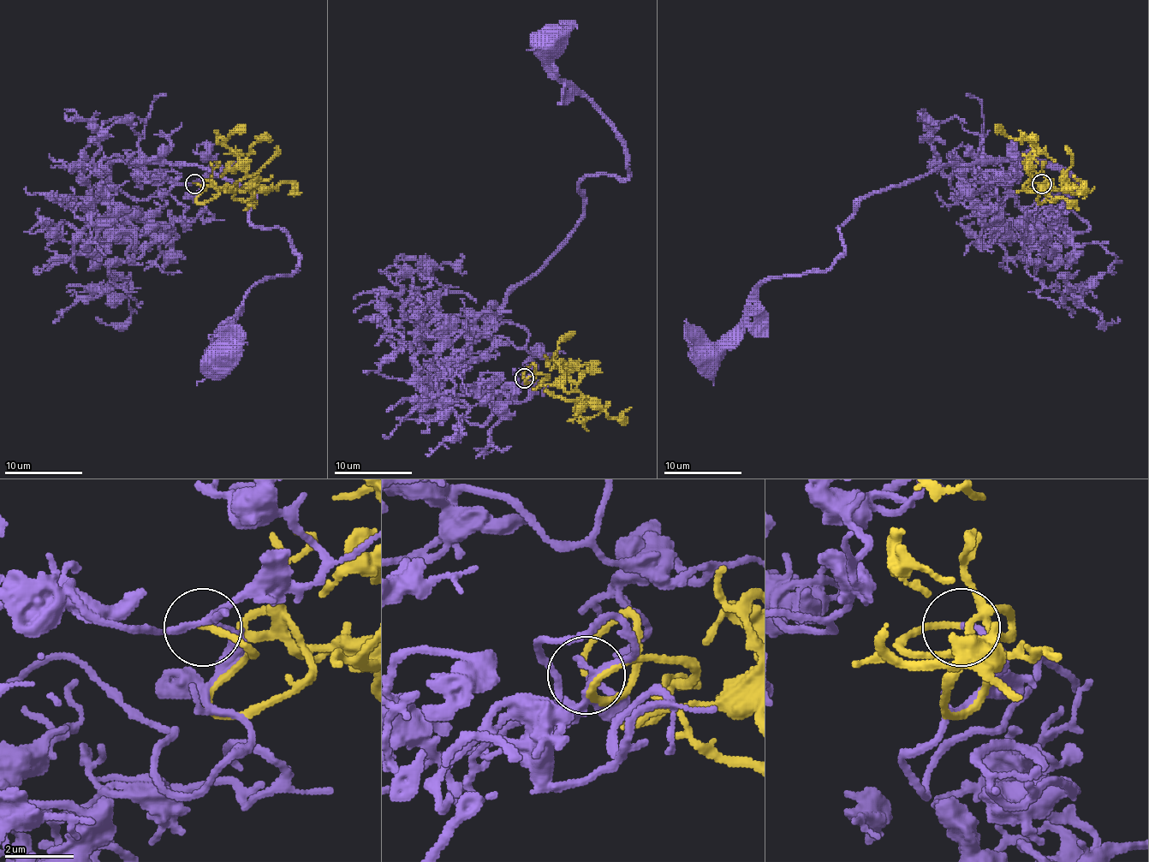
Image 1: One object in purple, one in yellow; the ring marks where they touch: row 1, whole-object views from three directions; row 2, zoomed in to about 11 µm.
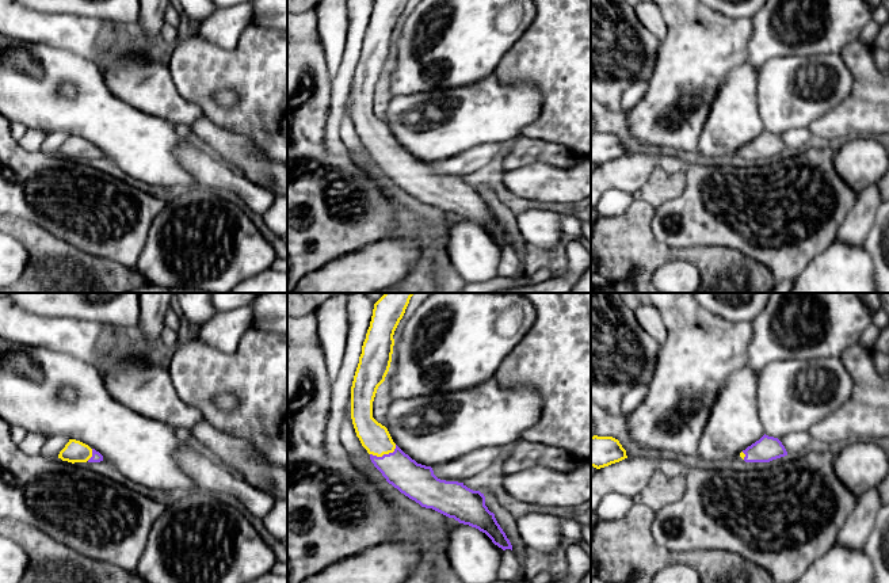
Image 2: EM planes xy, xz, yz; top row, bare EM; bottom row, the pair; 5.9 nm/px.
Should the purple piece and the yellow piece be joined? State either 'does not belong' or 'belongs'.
belongs

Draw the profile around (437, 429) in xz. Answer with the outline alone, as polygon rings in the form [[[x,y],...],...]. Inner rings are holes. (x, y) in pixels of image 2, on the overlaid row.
[[[493,374],[462,392],[393,400],[386,428],[405,454],[432,466],[488,446],[508,449],[539,414],[541,397],[534,389],[504,388]]]

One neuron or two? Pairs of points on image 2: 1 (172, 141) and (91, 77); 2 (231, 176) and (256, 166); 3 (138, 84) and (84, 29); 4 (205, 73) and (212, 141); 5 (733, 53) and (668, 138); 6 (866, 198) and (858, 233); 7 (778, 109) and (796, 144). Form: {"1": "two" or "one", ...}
{"1": "one", "2": "two", "3": "one", "4": "two", "5": "one", "6": "one", "7": "two"}

